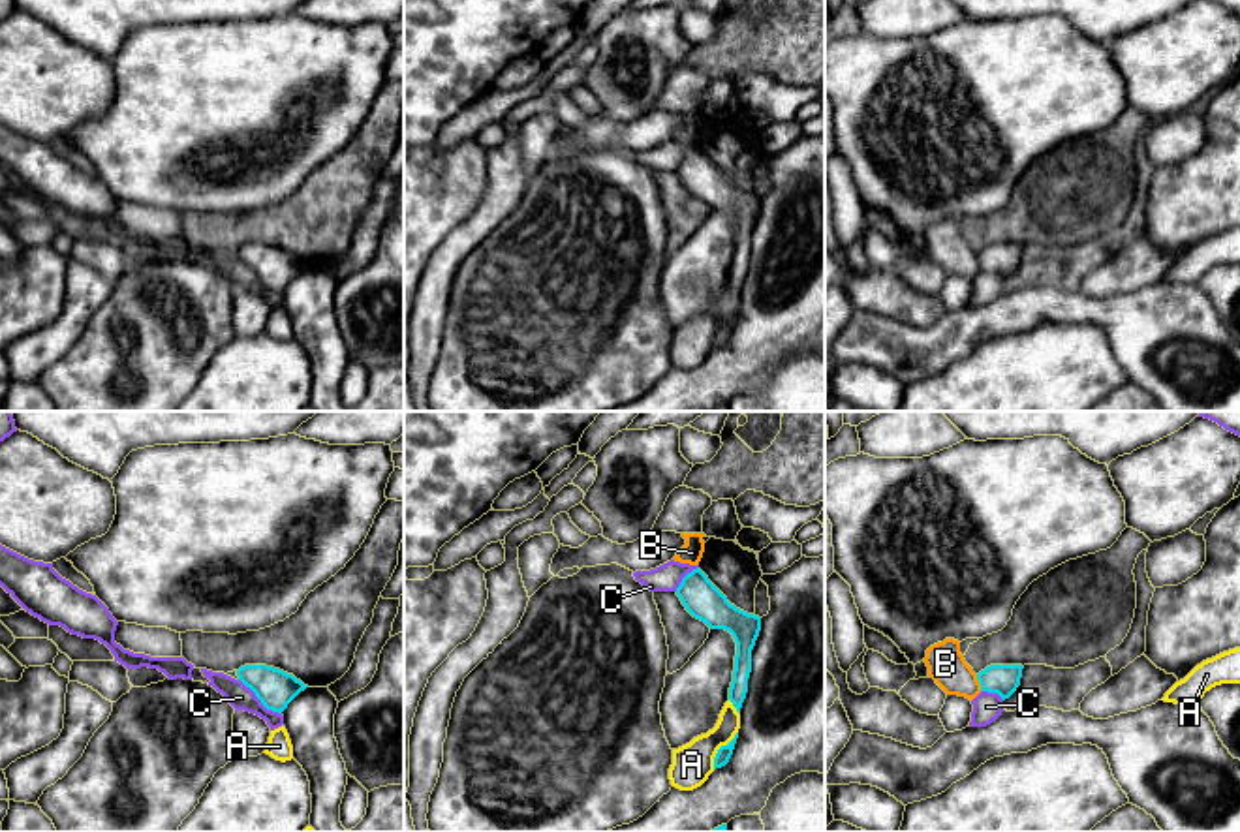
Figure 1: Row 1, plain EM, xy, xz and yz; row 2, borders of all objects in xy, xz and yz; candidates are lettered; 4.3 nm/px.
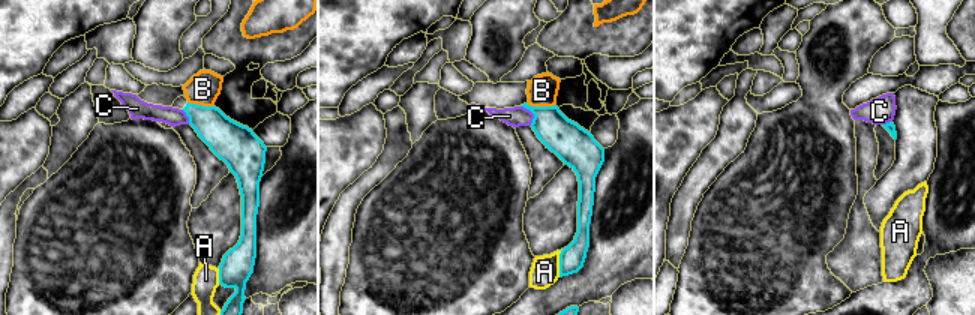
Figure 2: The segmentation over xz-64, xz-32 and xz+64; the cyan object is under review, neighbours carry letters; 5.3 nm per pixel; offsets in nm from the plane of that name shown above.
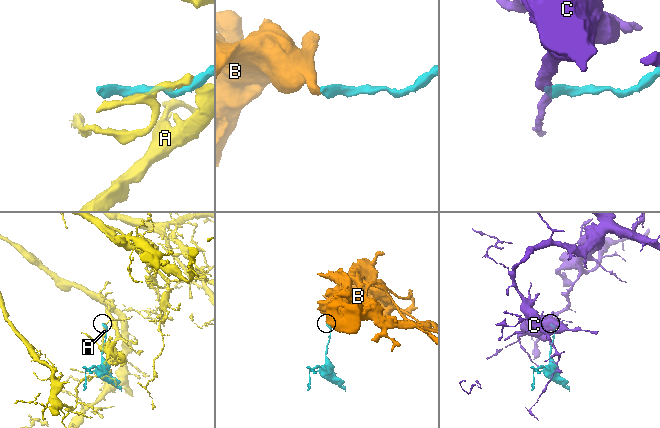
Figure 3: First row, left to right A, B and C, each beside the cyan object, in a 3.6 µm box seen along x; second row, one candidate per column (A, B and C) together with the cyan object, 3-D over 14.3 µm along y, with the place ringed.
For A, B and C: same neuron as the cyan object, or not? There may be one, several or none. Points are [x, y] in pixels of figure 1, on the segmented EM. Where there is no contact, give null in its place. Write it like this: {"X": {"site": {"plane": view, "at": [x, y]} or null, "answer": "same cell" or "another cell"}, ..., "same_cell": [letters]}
{"A": {"site": {"plane": "xz", "at": [718, 750]}, "answer": "another cell"}, "B": {"site": {"plane": "yz", "at": [979, 682]}, "answer": "another cell"}, "C": {"site": {"plane": "xy", "at": [260, 699]}, "answer": "another cell"}, "same_cell": []}

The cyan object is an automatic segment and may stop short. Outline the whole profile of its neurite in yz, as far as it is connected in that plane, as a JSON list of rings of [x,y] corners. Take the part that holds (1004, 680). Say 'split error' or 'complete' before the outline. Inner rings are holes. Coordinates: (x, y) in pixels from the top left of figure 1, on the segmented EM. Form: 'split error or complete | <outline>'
complete | [[[990,665],[977,674],[981,691],[998,693],[1009,699],[1020,686],[1022,665]]]

